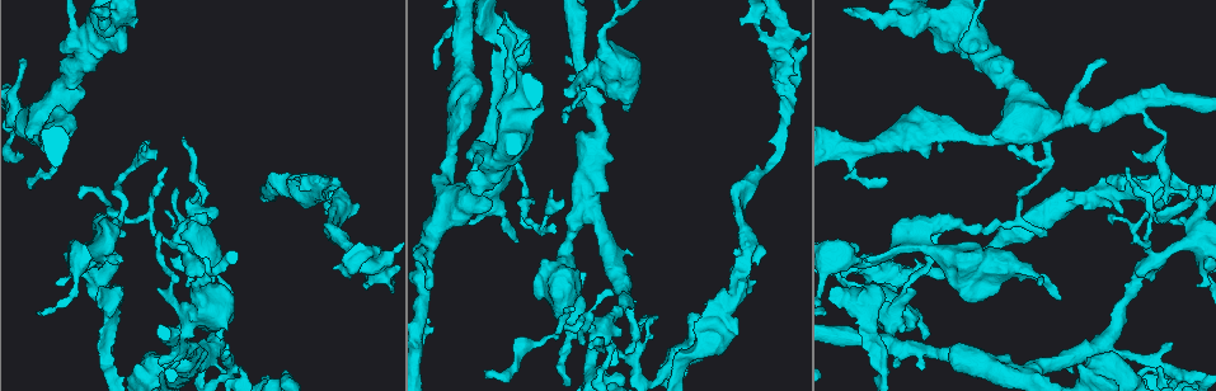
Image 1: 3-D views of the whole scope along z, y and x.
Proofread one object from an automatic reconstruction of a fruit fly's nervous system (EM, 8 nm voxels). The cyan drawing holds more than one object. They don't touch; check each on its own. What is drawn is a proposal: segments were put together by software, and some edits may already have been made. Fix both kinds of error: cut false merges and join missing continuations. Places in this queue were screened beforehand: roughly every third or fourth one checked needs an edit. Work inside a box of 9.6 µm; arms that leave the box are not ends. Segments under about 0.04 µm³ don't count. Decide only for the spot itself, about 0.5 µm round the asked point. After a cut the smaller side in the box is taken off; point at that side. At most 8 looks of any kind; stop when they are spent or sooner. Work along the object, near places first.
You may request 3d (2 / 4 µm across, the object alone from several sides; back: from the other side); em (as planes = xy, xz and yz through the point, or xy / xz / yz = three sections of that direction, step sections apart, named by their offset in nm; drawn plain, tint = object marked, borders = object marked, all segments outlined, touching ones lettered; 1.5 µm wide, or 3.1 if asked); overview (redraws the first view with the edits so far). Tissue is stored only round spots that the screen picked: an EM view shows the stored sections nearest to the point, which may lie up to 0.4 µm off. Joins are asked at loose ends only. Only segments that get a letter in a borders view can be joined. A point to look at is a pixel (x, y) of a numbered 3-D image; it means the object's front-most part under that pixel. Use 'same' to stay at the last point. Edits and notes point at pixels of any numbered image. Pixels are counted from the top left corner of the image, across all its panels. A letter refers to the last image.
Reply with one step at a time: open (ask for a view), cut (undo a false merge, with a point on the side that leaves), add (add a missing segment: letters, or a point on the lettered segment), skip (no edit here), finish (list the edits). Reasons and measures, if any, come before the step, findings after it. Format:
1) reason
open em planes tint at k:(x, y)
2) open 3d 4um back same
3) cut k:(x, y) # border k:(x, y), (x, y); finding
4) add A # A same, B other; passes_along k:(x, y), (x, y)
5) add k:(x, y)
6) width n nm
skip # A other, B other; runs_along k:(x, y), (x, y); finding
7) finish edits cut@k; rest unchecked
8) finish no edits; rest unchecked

tapers out
open 3d 2um at 1:(156, 231)

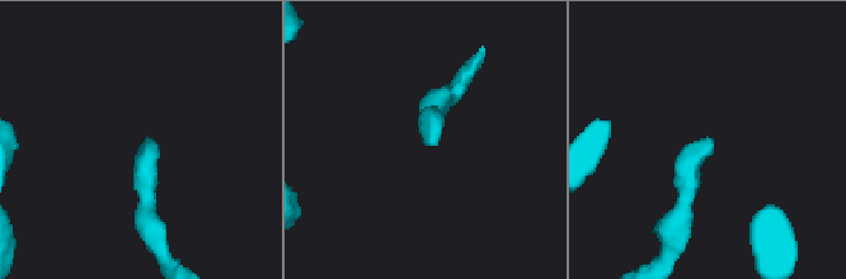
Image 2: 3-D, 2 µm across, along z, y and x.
open em planes plain at 2:(429, 140)

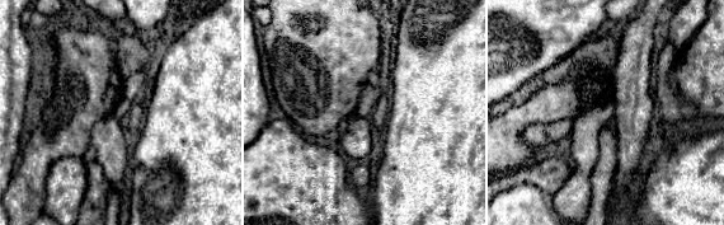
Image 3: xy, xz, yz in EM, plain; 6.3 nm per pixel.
see the neighbours
open em planes borders same

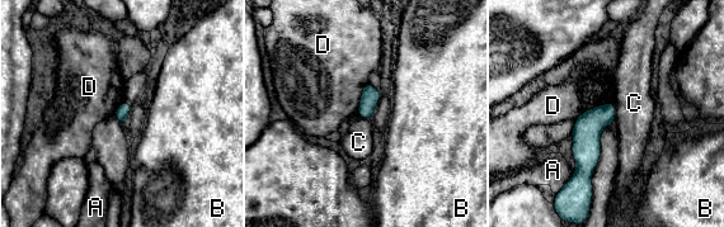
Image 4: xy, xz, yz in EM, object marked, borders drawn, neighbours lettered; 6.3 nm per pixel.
skip # A other, B other, C other, D other; border 4:(614, 103), (615, 121); none of them fits

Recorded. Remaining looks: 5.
thick end
open 3d 2um at 1:(518, 66)

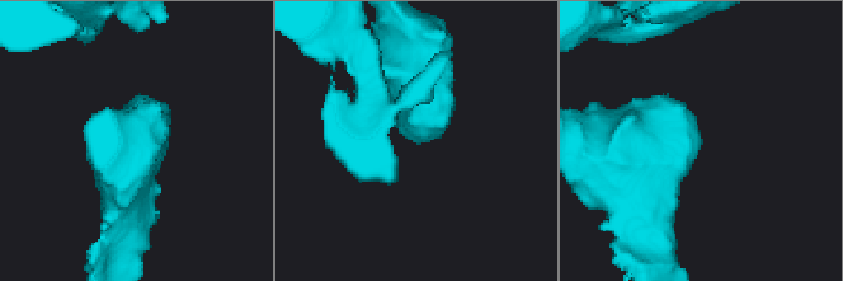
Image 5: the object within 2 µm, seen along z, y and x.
open em xy step 4 borders at 5:(415, 135)

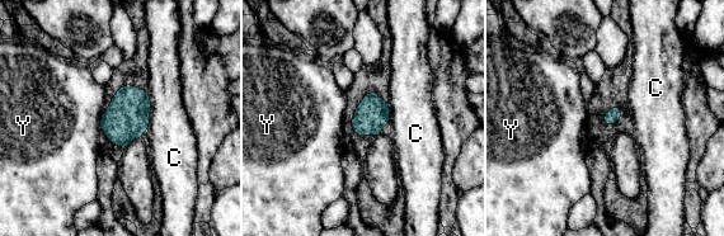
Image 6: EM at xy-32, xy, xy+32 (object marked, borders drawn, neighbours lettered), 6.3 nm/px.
open em planes borders same

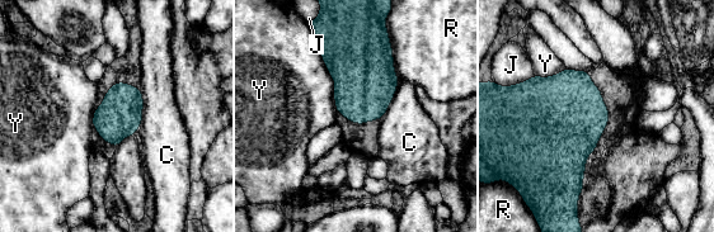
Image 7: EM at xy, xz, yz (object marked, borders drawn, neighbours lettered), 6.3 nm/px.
width 280 nm
skip # C other, J other, R other, Y other; border 7:(313, 37), (333, 80), (338, 112); no lettered segment goes on from it

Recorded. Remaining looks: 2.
free end
open em xz step 8 tint at 1:(437, 68)

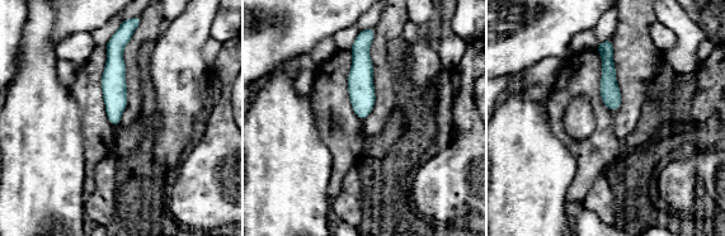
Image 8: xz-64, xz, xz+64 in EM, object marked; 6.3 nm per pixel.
see the neighbours
open em xz step 8 borders same

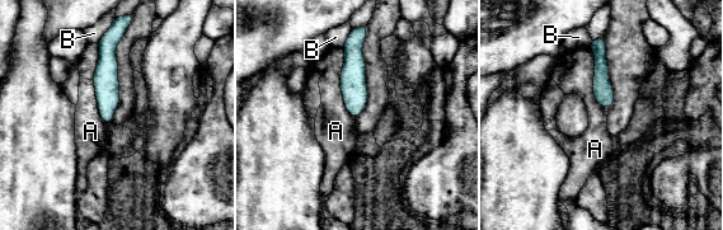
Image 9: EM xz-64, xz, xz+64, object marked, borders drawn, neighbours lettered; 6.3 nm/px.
skip # A other, B other; border 9:(97, 45), (94, 97), (107, 123); none of them fits

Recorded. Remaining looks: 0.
finish no edits; rest unchecked

